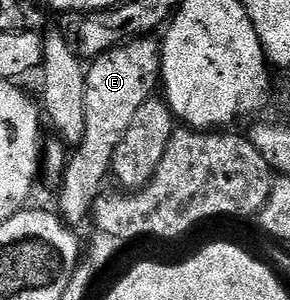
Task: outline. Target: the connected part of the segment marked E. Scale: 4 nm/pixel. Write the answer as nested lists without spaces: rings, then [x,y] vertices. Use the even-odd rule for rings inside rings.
[[[153,38],[130,40],[120,48],[104,52],[88,65],[87,82],[87,130],[83,142],[76,145],[77,152],[68,157],[63,173],[61,208],[59,215],[66,224],[78,226],[90,219],[93,204],[106,187],[105,179],[111,176],[115,150],[127,135],[127,129],[139,106],[147,102],[158,91],[161,84],[161,44]],[[105,184],[105,185],[104,185]]]

